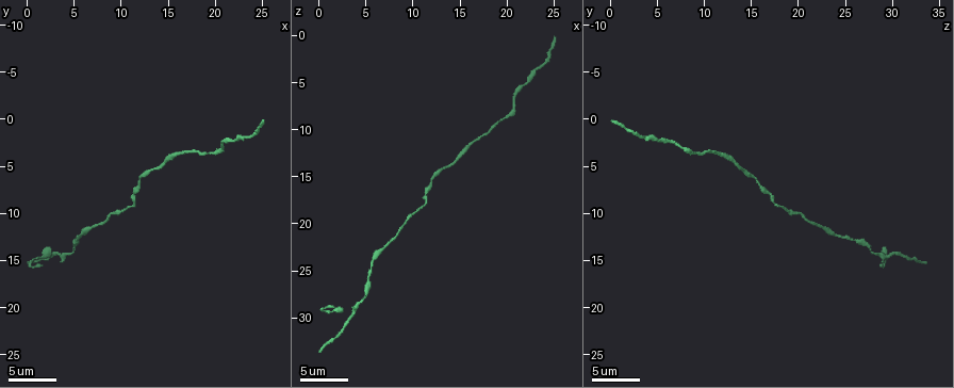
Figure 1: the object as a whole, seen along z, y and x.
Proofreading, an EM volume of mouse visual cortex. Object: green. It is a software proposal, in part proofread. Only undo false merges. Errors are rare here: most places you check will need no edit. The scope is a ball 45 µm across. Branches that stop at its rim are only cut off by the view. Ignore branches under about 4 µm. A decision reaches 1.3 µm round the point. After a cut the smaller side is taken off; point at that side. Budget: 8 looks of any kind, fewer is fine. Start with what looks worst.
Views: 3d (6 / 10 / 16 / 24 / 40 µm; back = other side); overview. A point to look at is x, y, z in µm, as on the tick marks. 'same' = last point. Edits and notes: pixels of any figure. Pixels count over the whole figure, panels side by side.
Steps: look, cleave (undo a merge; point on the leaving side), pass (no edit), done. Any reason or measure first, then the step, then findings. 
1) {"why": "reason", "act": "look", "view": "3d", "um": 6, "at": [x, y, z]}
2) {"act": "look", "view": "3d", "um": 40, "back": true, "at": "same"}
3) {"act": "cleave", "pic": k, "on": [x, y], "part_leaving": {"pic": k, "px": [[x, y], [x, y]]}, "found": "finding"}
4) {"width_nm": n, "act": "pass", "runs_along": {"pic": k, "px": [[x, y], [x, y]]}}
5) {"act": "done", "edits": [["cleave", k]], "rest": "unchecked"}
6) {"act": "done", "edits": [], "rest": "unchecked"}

{"why": "three-way junction", "act": "look", "view": "3d", "um": 16, "at": [3.4, 14.6, 30.0]}

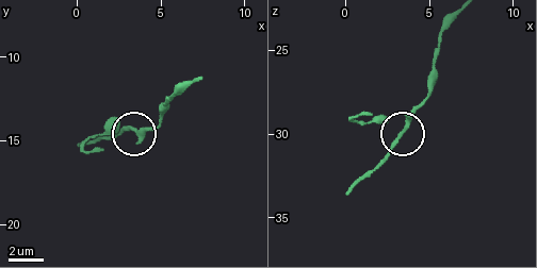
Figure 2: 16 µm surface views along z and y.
{"act": "look", "view": "3d", "um": 6, "at": [3.4, 14.3, 29.9]}

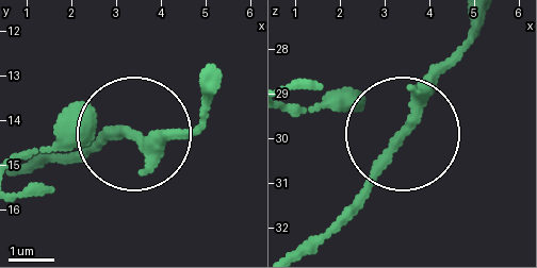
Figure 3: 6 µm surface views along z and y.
{"arms": 3, "act": "pass", "runs_along": {"pic": 3, "px": [[477, 28], [405, 127], [306, 107]]}, "found": "all the same neuron"}

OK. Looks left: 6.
{"why": "sudden change in width", "act": "look", "view": "3d", "um": 6, "at": [5.2, 12.6, 25.8]}

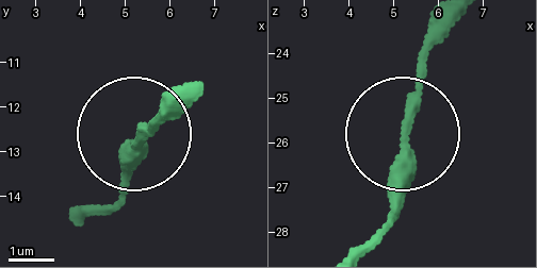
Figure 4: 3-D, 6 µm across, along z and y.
{"act": "pass", "runs_along": {"pic": 4, "px": [[451, 28], [416, 96], [393, 218]]}, "found": "one neuron here"}

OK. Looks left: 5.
{"why": "thick turns thin", "act": "look", "view": "3d", "um": 10, "at": [15.8, 3.6, 12.0]}

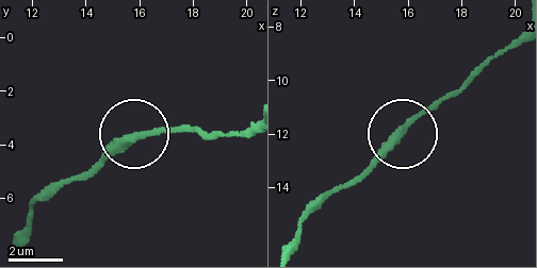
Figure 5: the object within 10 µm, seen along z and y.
{"why": "zoom in", "act": "look", "view": "3d", "um": 6, "at": [15.8, 3.8, 11.8]}

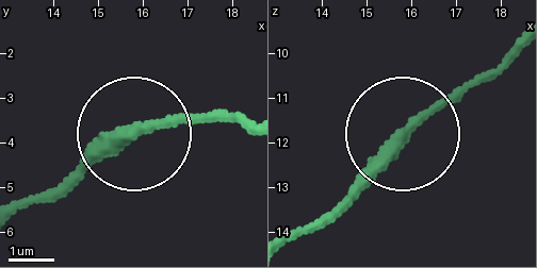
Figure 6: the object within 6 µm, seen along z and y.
{"act": "pass", "runs_along": {"pic": 6, "px": [[17, 207], [51, 200], [131, 139], [177, 123], [242, 123]]}, "found": "one neuron here"}

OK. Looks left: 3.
{"why": "a narrow waist", "act": "look", "view": "3d", "um": 10, "at": [20.6, 2.8, 6.8]}

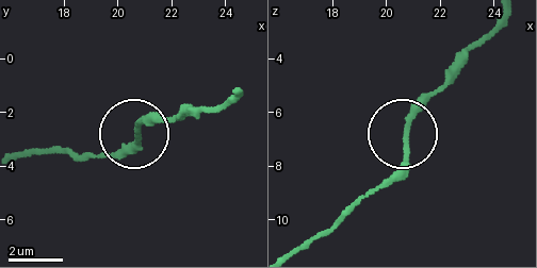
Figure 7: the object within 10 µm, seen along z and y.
{"width_nm": 190, "act": "pass", "found": "all the same neuron"}

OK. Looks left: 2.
{"act": "done", "edits": [], "rest": "unchecked"}

